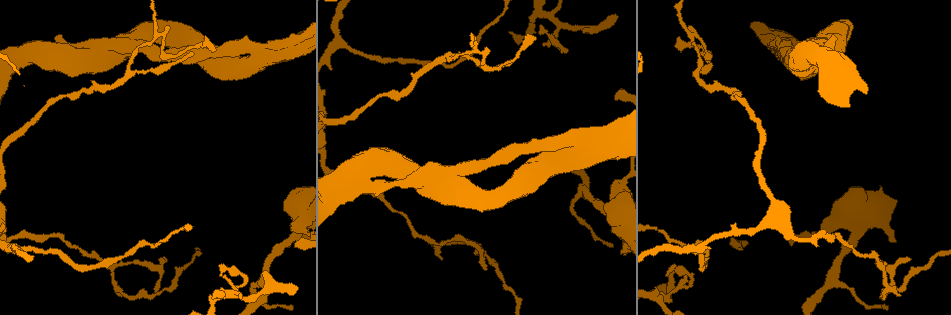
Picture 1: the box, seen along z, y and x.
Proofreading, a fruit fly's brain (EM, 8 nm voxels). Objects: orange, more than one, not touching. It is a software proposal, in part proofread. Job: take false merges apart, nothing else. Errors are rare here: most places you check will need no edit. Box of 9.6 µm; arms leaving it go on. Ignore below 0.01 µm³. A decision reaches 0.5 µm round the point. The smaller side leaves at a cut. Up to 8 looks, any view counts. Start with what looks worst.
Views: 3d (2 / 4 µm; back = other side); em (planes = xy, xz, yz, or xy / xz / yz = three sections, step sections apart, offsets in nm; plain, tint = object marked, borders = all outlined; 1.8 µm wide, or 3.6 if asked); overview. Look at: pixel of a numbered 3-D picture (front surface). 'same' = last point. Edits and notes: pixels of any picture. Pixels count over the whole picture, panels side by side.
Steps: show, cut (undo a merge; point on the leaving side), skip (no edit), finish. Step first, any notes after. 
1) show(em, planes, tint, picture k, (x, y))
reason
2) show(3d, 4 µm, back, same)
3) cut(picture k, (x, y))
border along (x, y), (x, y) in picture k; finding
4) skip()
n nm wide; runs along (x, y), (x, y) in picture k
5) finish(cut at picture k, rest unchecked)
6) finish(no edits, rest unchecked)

show(3d, 2 µm, back, picture 1, (556, 24))
arms part here

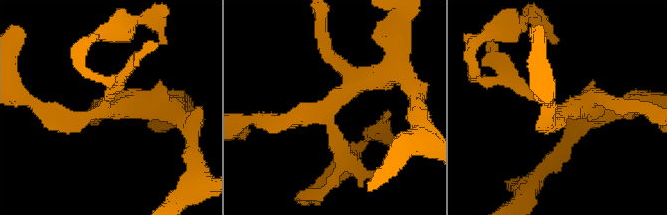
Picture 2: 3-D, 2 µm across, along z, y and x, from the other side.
show(em, 3.6 µm, planes, tint, picture 2, (106, 109))
4 arms

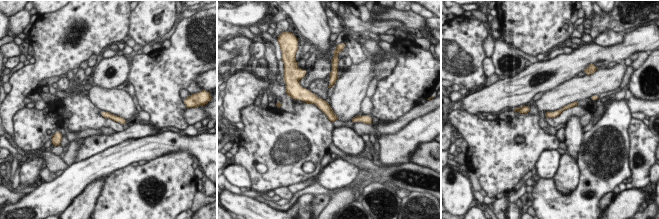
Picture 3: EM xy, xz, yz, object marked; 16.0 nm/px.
skip()
one neuron here

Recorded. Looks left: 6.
show(3d, 4 µm, picture 1, (256, 51))
narrows sharply

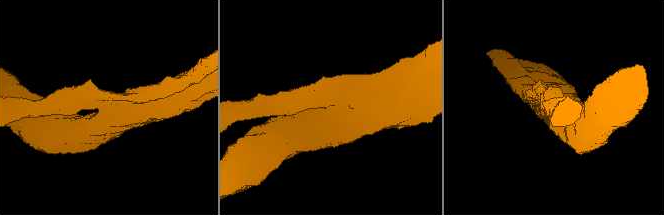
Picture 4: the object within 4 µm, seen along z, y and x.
show(em, 3.6 µm, xy, step 4, plain, picture 4, (109, 109))

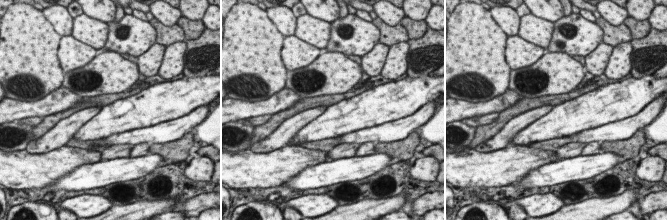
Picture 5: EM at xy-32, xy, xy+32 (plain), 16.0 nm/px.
show(em, 3.6 µm, xy, step 4, tint, same)

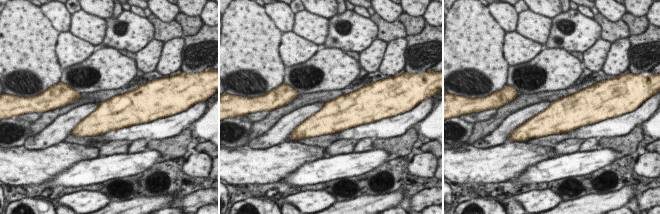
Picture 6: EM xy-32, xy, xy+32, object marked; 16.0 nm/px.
skip()
all the same neuron

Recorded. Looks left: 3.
show(3d, 2 µm, picture 1, (261, 281))
sudden change in width

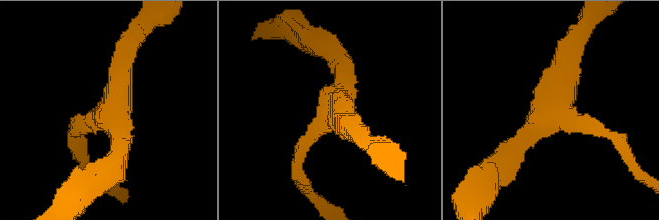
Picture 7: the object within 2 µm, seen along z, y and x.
show(em, yz, step 16, tint, picture 7, (342, 121))
3 arms; now the EM

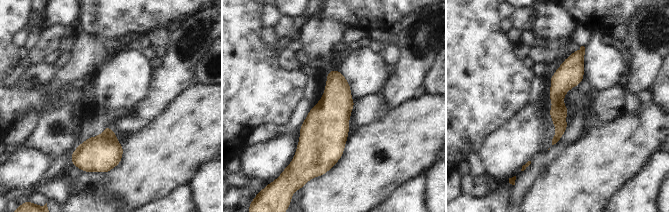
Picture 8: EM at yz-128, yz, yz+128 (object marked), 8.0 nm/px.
skip()
runs along (581, 53), (558, 89), (555, 139) in picture 8; one neuron here

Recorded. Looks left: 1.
finish(no edits, rest unchecked)

